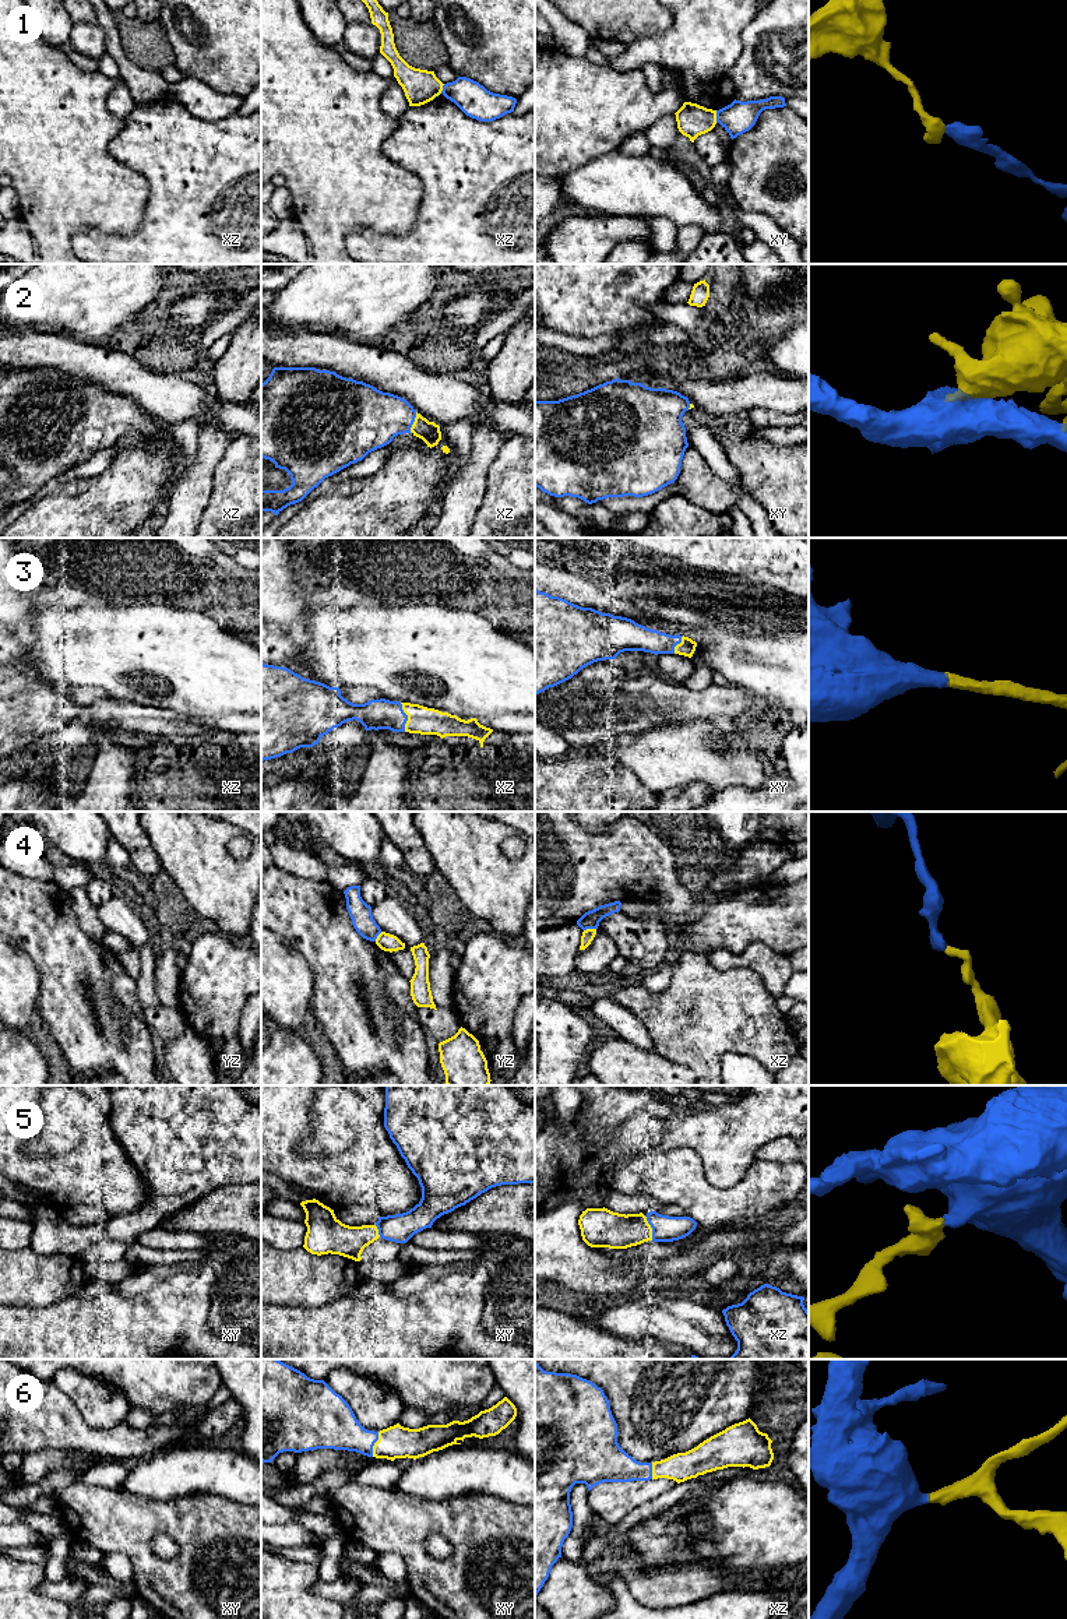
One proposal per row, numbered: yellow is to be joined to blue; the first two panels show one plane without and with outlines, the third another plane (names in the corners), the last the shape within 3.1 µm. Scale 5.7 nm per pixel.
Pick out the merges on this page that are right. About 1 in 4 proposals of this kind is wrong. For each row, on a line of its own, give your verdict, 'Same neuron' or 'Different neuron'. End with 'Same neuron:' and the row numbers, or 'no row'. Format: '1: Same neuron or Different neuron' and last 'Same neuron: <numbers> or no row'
1: Different neuron
2: Same neuron
3: Same neuron
4: Different neuron
5: Same neuron
6: Same neuron
Same neuron: 2, 3, 5, 6

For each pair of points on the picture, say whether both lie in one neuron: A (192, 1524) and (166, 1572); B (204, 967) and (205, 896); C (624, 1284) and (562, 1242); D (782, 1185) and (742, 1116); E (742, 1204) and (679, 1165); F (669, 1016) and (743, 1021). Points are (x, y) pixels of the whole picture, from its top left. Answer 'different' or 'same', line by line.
A: same
B: different
C: same
D: different
E: same
F: same

